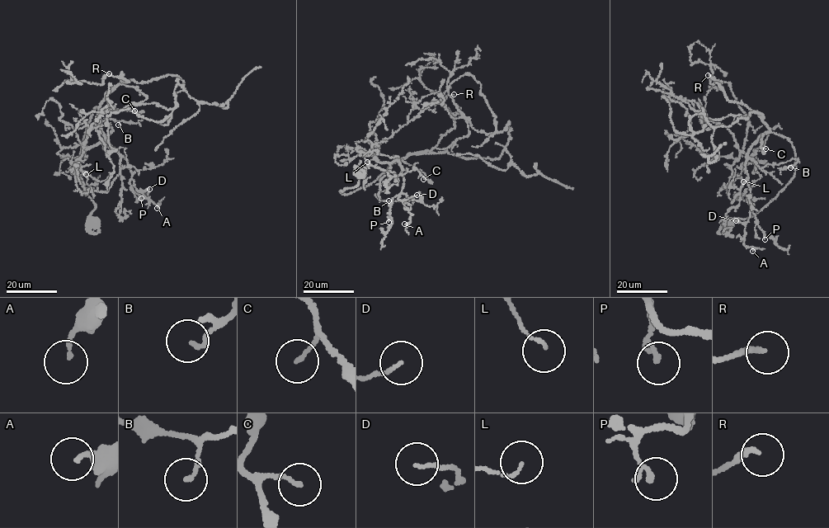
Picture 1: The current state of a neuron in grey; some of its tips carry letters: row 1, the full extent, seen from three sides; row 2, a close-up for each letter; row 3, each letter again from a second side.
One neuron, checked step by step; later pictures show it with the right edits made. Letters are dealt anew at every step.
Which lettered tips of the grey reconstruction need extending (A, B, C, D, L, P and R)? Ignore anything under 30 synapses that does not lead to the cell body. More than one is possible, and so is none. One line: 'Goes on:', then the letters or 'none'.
Goes on: none

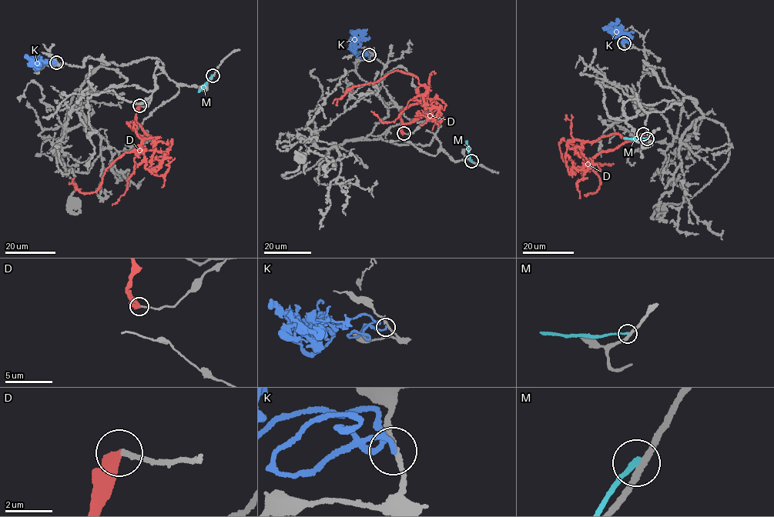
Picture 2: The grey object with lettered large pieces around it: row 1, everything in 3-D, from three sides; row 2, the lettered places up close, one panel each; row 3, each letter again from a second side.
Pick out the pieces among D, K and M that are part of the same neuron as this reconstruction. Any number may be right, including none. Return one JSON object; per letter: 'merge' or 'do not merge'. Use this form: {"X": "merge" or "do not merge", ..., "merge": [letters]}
{"D": "do not merge", "K": "do not merge", "M": "do not merge", "merge": []}

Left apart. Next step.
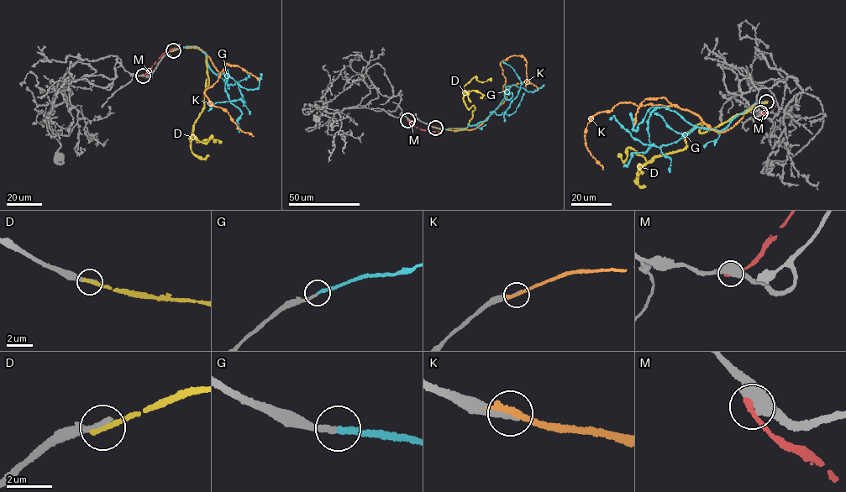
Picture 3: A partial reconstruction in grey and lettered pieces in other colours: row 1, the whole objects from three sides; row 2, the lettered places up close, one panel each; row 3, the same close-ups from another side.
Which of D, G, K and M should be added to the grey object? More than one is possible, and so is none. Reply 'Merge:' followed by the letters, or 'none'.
Merge: G

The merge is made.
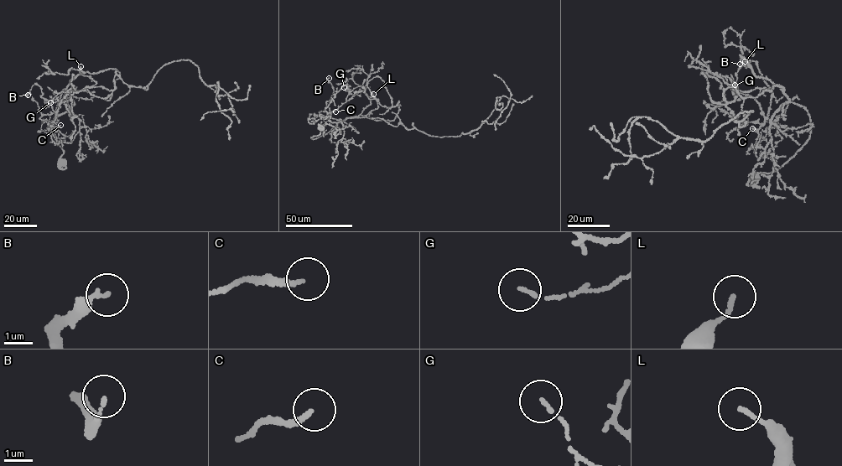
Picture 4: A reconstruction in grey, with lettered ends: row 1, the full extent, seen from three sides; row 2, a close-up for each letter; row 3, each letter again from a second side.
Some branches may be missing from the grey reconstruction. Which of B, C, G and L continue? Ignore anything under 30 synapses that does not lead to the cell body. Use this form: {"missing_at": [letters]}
{"missing_at": ["C"]}

